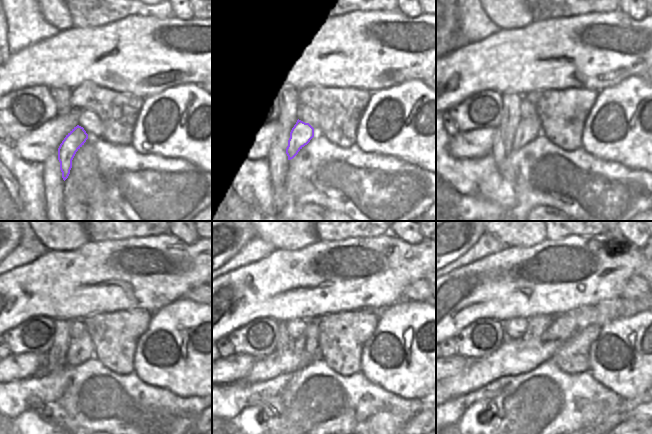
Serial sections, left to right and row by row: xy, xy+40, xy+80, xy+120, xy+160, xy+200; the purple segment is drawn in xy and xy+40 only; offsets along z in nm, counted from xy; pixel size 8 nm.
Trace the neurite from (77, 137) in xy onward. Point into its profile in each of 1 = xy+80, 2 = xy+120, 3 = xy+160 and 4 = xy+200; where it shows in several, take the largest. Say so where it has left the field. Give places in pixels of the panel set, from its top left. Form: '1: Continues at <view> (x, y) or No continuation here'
1: Continues at xy+80 (527, 130)
2: Continues at xy+120 (80, 350)
3: Continues at xy+160 (307, 344)
4: Continues at xy+200 (537, 325)

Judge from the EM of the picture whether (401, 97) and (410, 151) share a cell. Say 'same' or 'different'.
same

